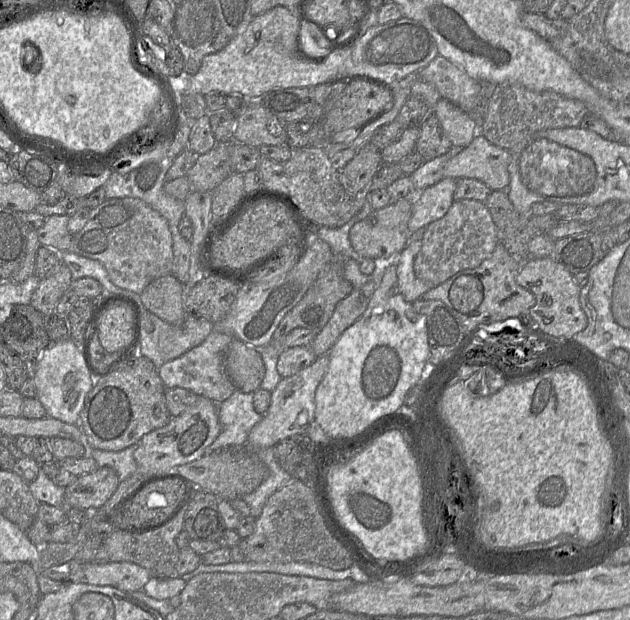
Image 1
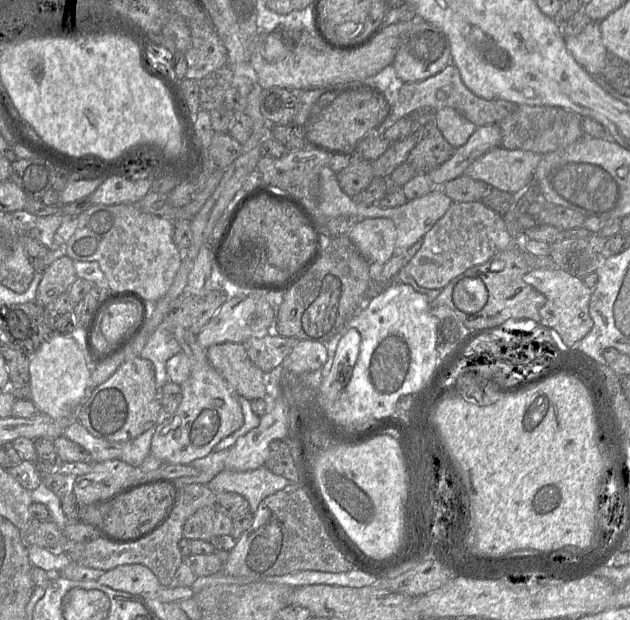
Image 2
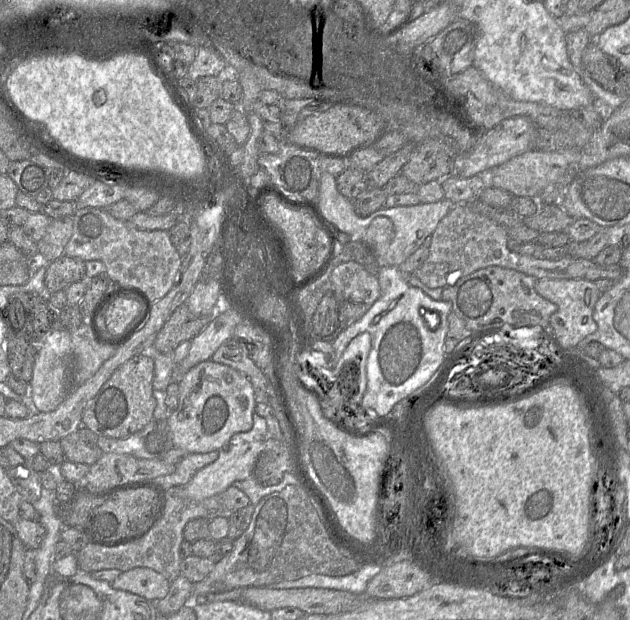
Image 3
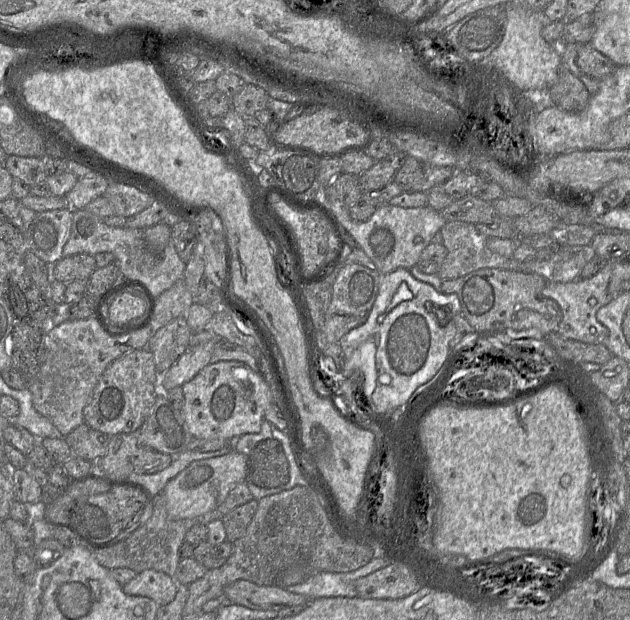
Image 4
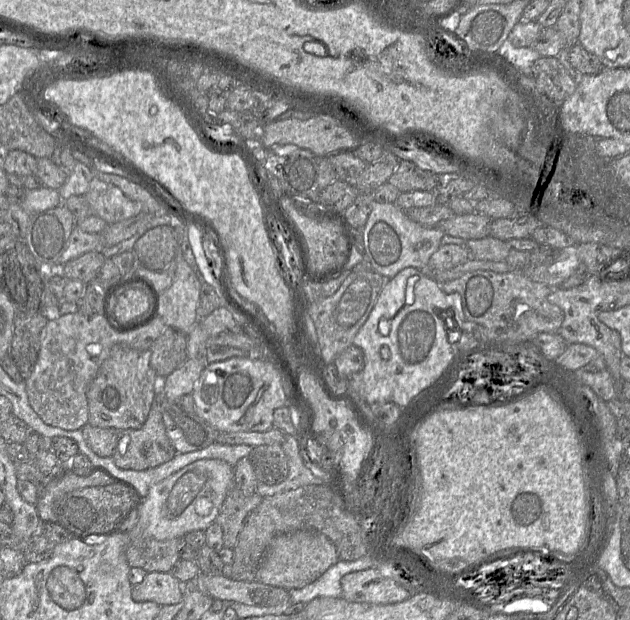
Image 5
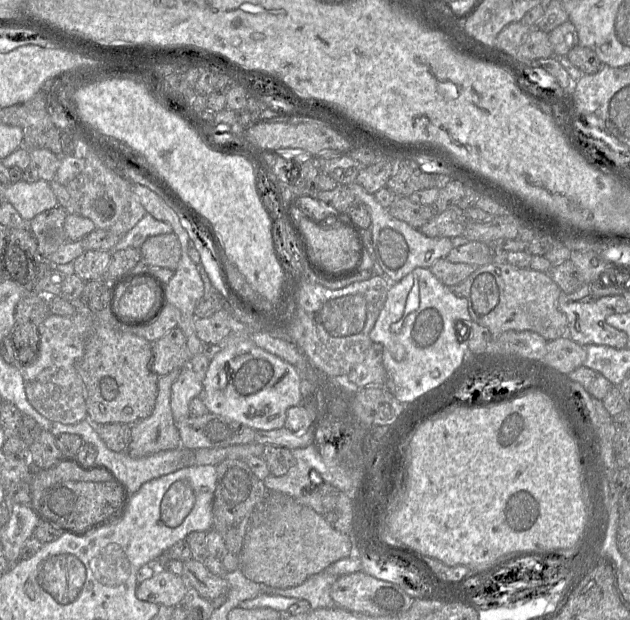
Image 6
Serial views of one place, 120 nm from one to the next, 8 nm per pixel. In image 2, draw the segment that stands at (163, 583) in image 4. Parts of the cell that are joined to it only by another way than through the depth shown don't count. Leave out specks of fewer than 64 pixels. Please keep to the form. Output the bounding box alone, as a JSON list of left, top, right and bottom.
[98,564,161,594]

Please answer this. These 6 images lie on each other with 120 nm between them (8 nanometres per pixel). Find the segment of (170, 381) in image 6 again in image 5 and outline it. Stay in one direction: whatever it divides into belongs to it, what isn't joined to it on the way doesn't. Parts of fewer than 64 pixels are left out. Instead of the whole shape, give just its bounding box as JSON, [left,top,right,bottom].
[112,395,176,471]

